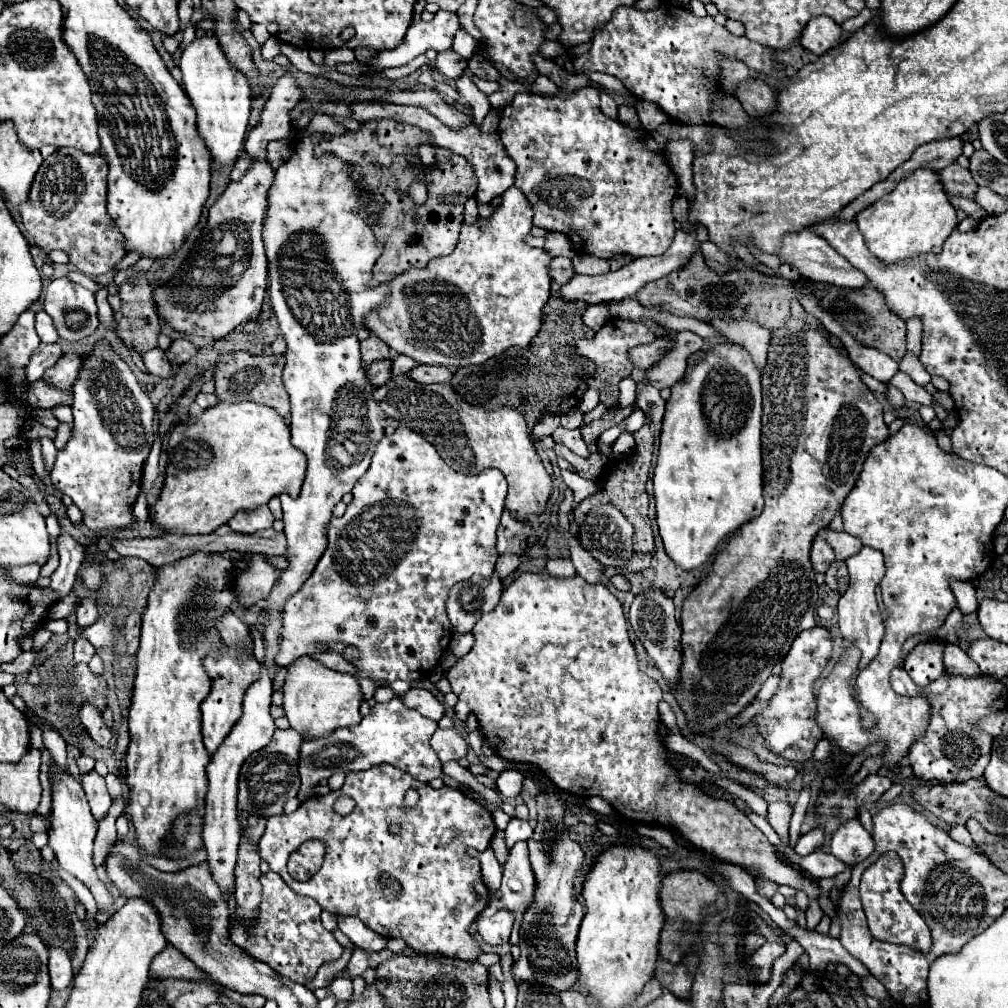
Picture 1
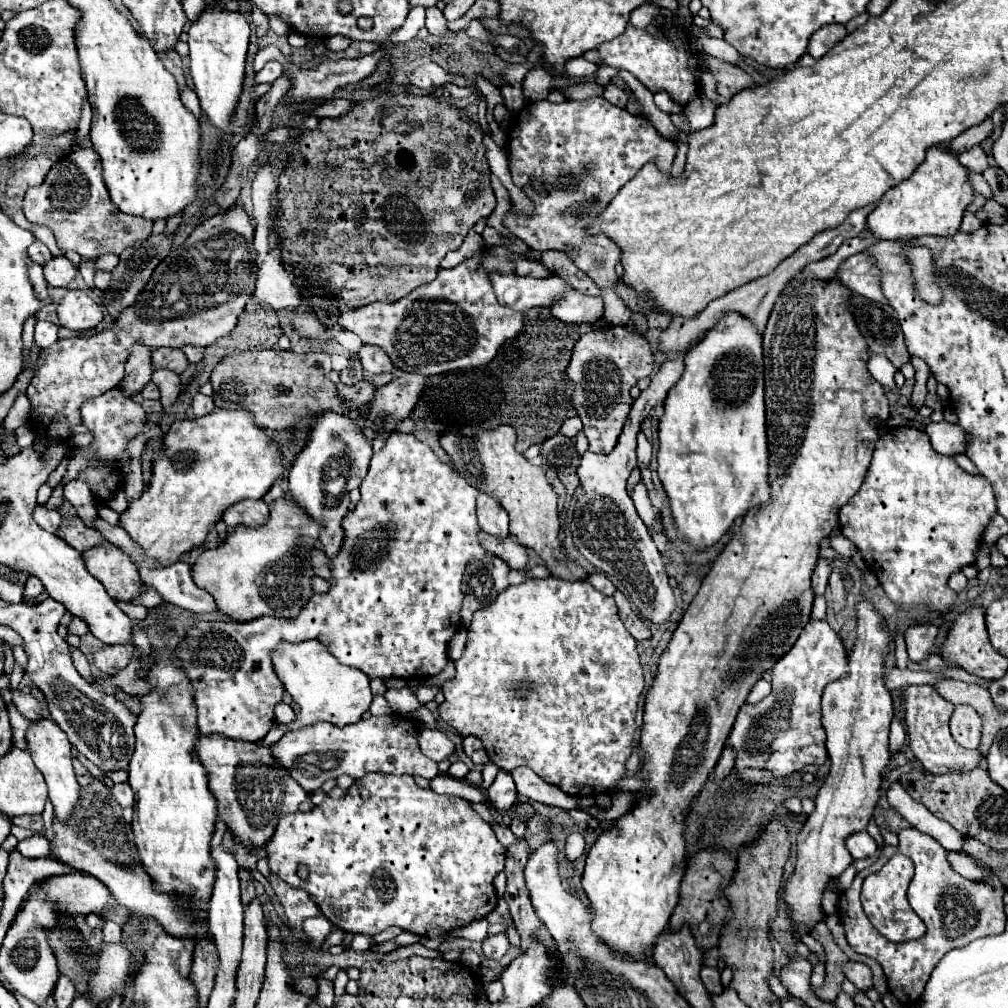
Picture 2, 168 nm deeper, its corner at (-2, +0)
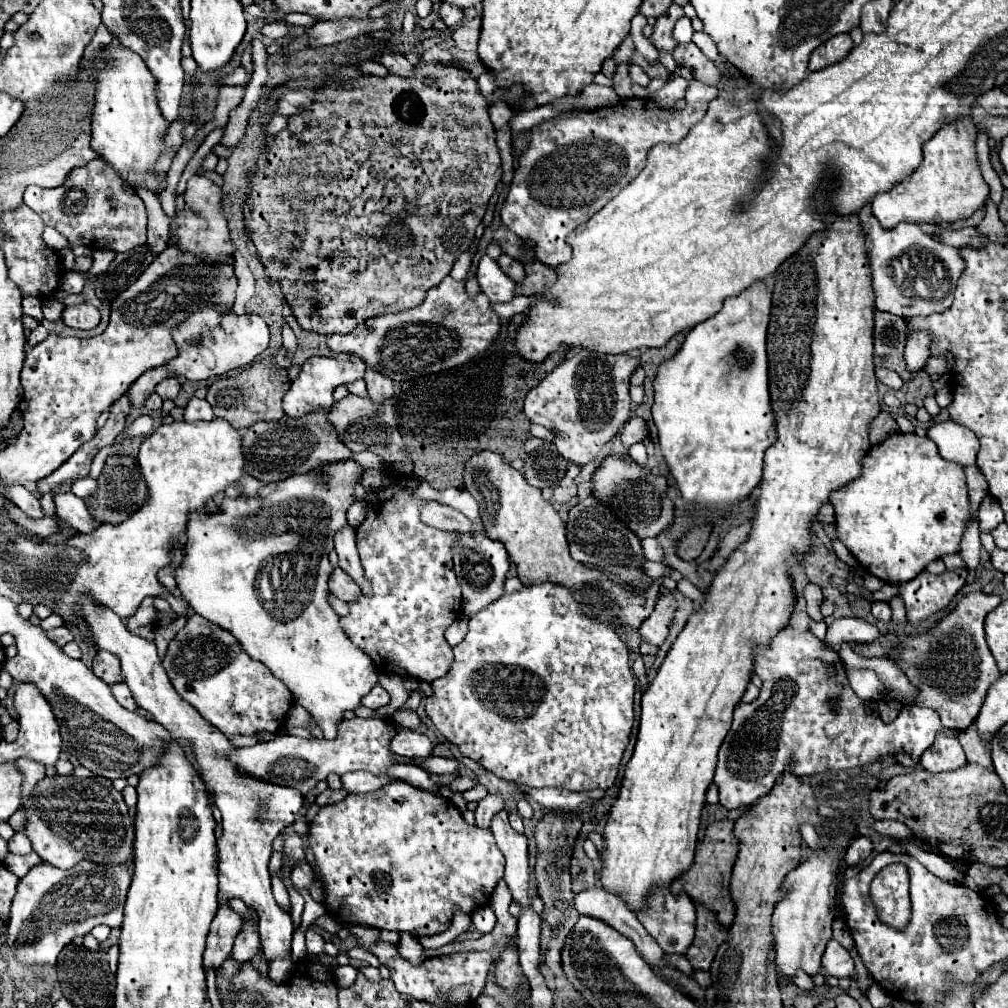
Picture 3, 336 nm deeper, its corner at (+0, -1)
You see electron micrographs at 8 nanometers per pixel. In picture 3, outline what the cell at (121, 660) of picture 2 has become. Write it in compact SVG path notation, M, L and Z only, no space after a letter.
M97 651L95 659L93 659L93 673L107 681L107 683L117 683L121 681L121 667L119 667L119 659L109 653L109 651Z

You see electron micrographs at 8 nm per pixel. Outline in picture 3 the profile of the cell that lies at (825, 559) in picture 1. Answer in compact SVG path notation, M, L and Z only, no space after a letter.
M807 583L807 587L805 587L805 591L803 591L803 597L805 597L805 601L807 601L807 613L809 613L809 617L813 617L813 619L823 619L823 615L821 615L821 611L819 611L819 607L821 607L821 603L823 603L823 593L821 593L821 587L817 585L817 583Z

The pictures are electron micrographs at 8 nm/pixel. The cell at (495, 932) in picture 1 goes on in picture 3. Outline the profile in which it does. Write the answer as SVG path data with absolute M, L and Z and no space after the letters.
M347 925L349 931L359 939L363 947L379 957L383 965L391 969L391 979L399 993L411 995L421 1001L431 1001L435 1005L455 1005L455 1003L475 1003L475 999L483 993L487 975L493 969L493 955L489 951L471 951L471 953L453 953L443 957L433 957L423 965L411 965L399 957L397 947L391 943L383 943L377 939L379 931L365 925Z

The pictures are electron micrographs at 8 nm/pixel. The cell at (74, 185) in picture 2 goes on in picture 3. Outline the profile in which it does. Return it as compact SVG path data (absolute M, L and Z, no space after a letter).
M93 159L85 167L75 167L59 187L27 187L23 203L31 207L45 225L57 229L67 239L69 249L83 245L93 251L131 251L147 241L147 209L143 201L133 189L125 189L125 185L117 181L101 159Z

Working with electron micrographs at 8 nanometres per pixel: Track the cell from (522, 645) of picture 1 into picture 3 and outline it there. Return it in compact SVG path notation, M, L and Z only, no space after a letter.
M537 583L537 585L523 587L521 591L501 595L497 601L493 601L485 609L481 609L481 613L469 619L469 631L465 639L457 647L453 647L453 655L455 659L451 665L451 673L431 683L433 697L427 697L425 711L429 719L435 723L435 727L439 729L439 733L447 741L459 745L463 755L475 759L481 767L485 767L487 771L495 773L501 779L515 781L519 785L527 785L533 789L557 787L557 789L567 789L567 791L593 791L593 789L613 787L617 773L619 773L619 763L629 743L629 733L633 727L635 677L629 667L629 649L617 637L613 627L609 627L607 623L599 619L585 615L567 587L561 587L555 583Z

